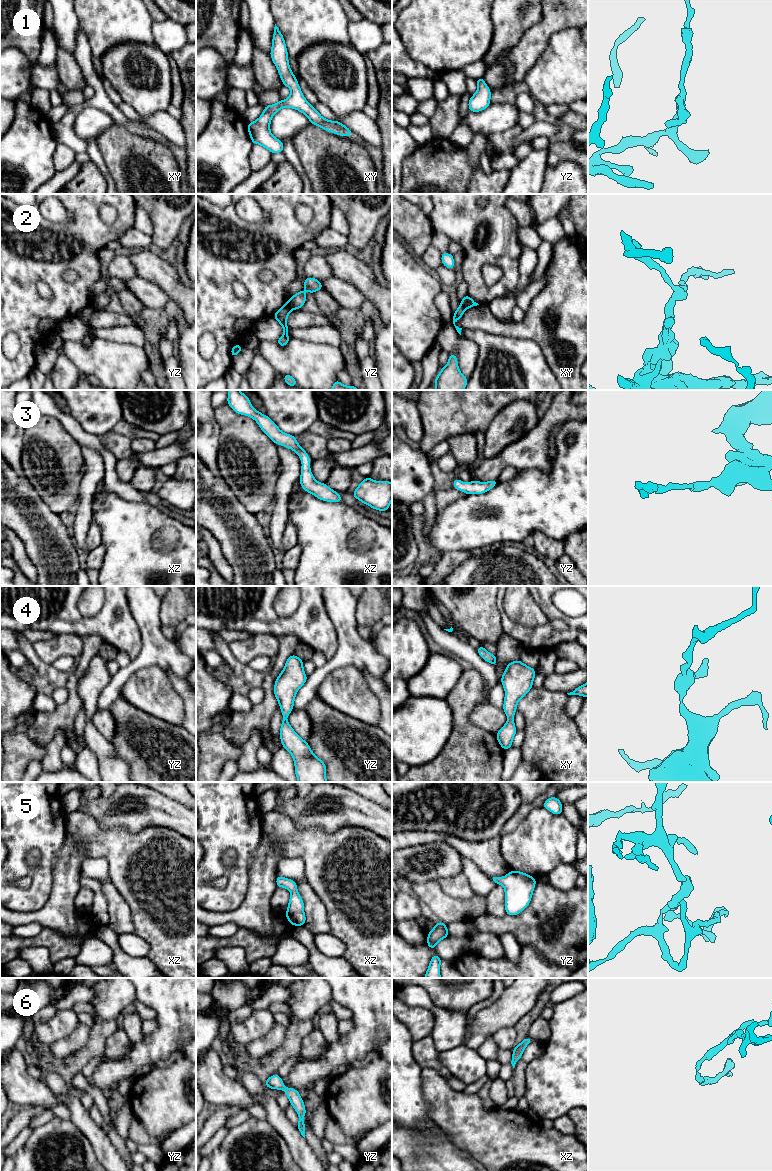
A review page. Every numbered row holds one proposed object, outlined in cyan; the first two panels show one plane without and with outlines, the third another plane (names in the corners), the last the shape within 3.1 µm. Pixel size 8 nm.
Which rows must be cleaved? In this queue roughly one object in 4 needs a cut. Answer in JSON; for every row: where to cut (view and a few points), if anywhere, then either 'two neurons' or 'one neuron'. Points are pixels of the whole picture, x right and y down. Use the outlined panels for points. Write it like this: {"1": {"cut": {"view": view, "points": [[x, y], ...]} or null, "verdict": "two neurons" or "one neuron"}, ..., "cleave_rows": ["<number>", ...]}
{"1": {"cut": null, "verdict": "one neuron"}, "2": {"cut": {"view": "yz", "points": [[289, 301], [293, 308]]}, "verdict": "two neurons"}, "3": {"cut": null, "verdict": "one neuron"}, "4": {"cut": null, "verdict": "one neuron"}, "5": {"cut": null, "verdict": "one neuron"}, "6": {"cut": null, "verdict": "one neuron"}, "cleave_rows": ["2"]}

